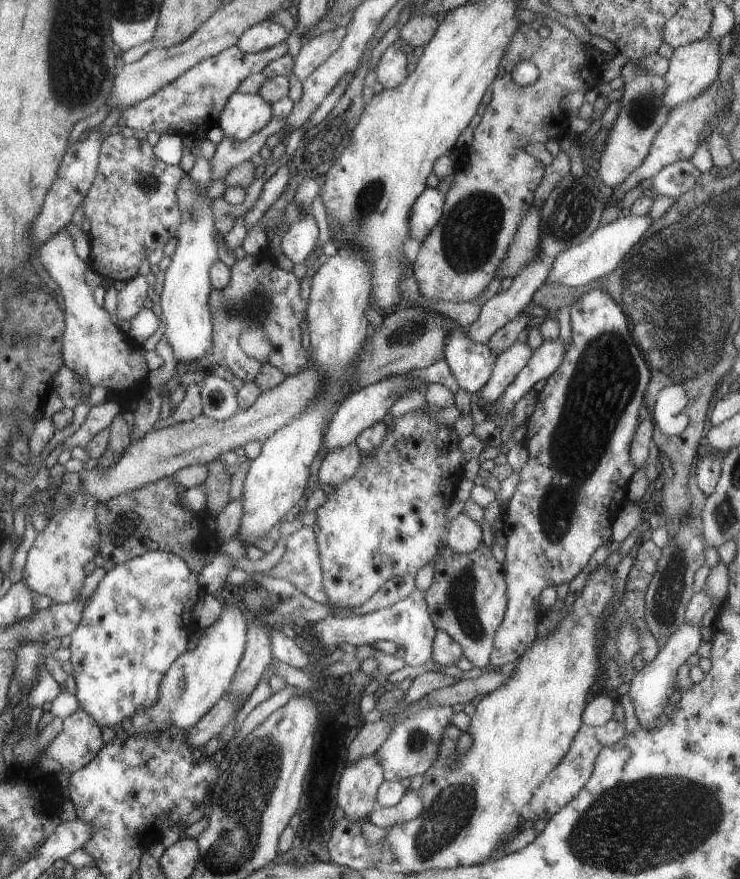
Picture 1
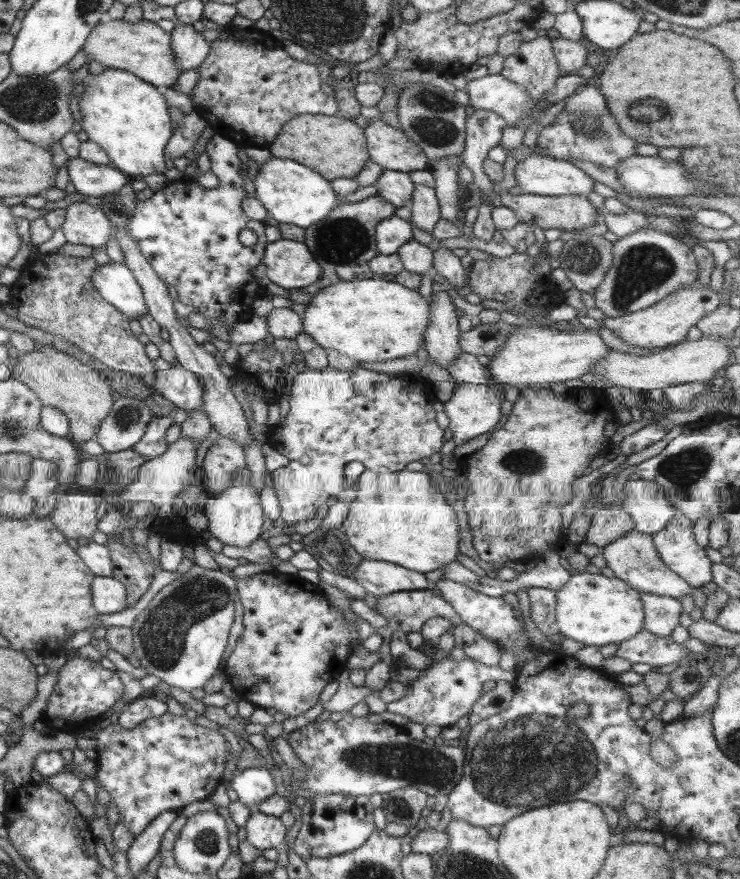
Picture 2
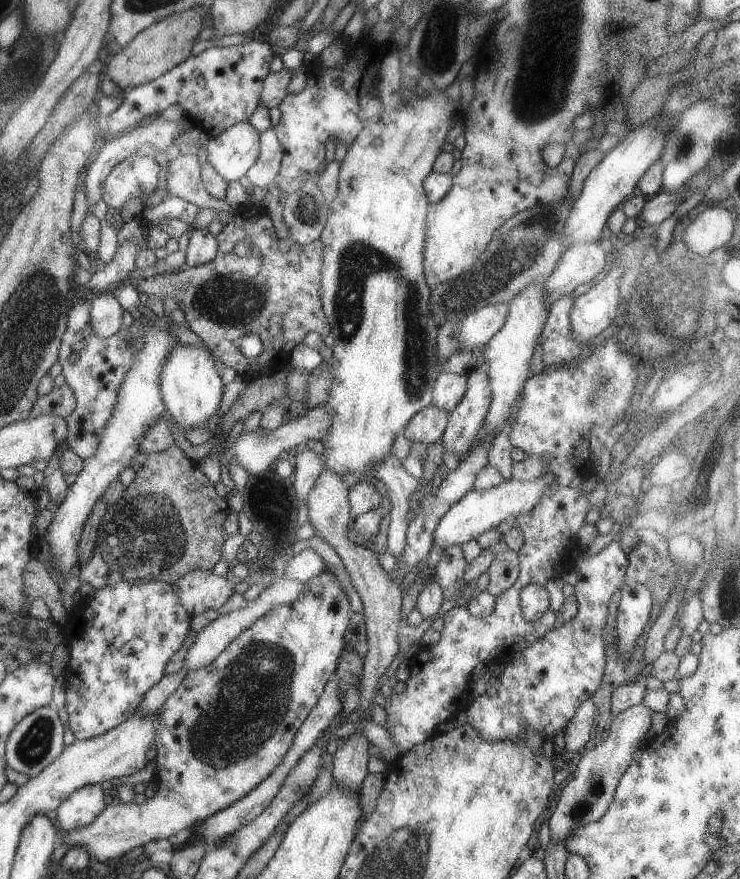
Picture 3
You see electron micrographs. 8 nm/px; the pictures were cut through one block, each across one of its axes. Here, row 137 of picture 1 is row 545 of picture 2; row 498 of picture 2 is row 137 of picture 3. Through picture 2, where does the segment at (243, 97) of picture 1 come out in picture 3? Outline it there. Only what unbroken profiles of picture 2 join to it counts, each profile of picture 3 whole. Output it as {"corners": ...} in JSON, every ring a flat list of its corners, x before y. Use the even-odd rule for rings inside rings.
{"corners":[[249,120,234,123,222,133,208,138,204,147,207,161,228,183,238,181,256,162,260,137]]}

